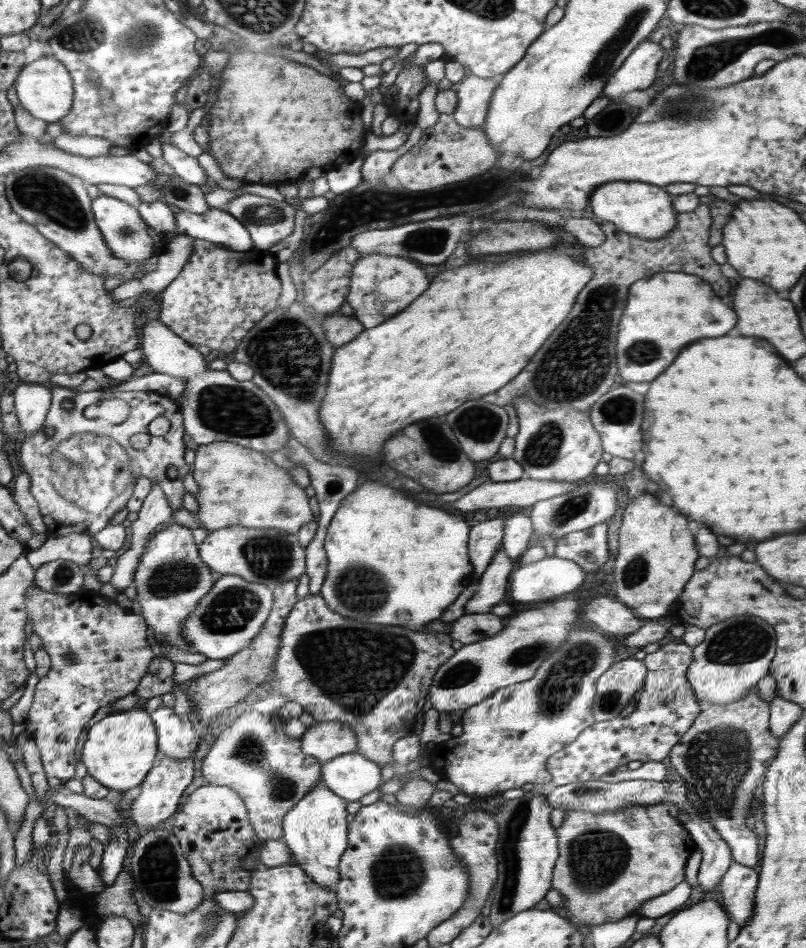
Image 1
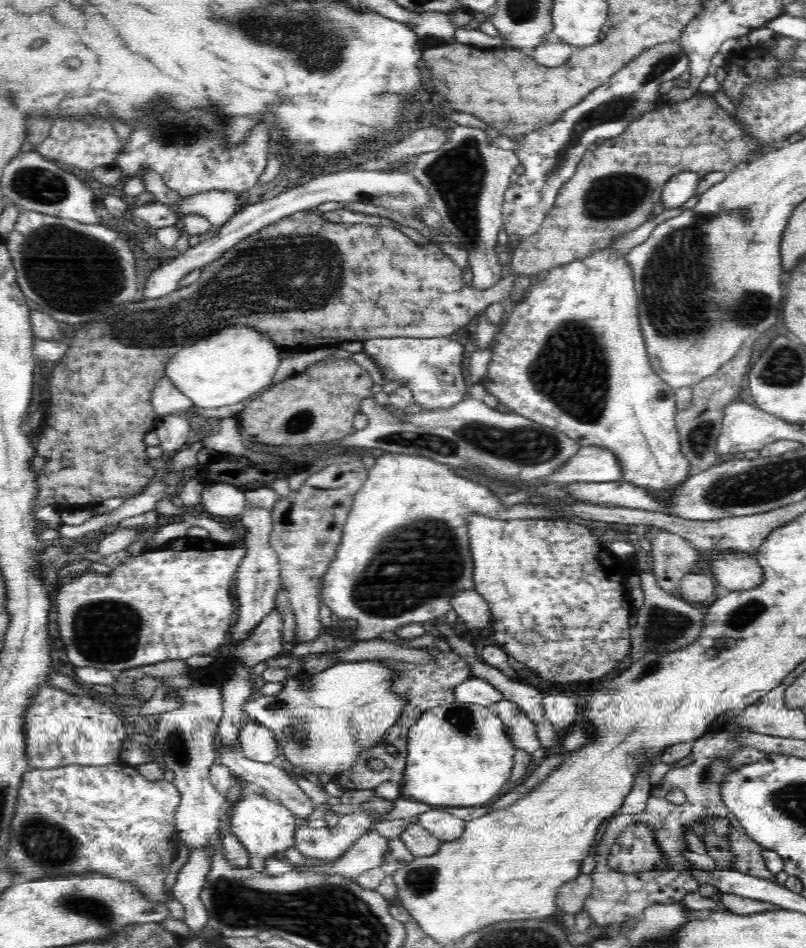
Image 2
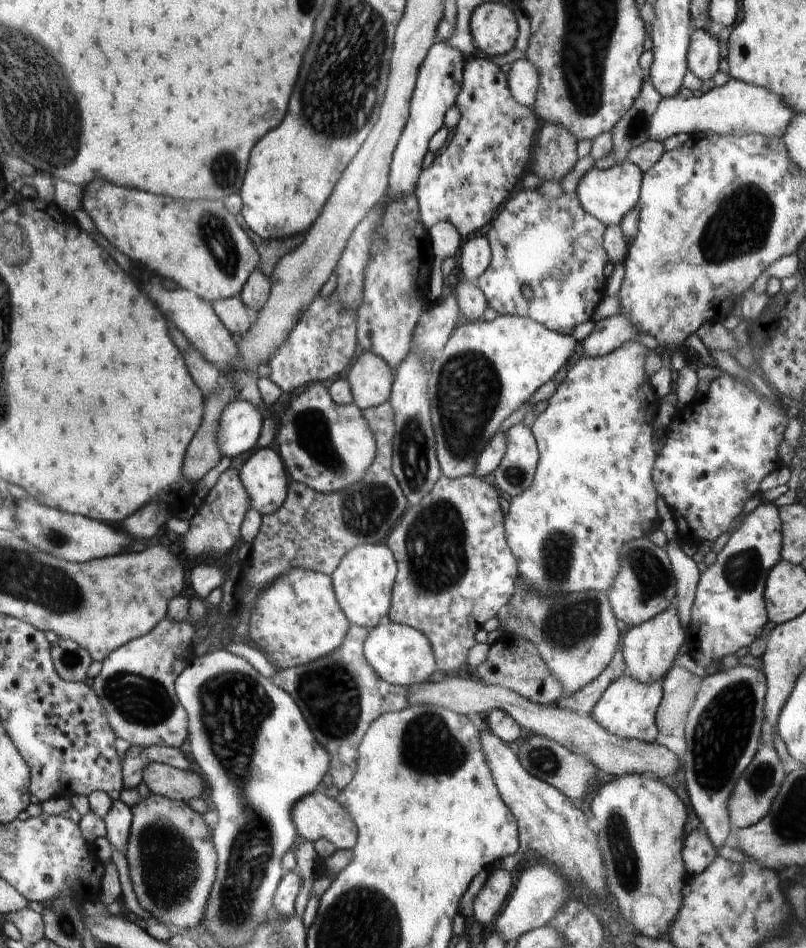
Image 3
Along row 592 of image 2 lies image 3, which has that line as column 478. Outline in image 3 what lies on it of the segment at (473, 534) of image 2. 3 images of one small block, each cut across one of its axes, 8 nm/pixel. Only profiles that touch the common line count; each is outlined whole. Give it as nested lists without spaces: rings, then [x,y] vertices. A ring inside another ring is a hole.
[[[441,475],[440,479],[434,484],[432,492],[424,496],[424,498],[420,500],[420,504],[409,506],[409,508],[406,509],[406,514],[399,519],[398,524],[394,526],[394,530],[392,530],[391,534],[384,541],[397,563],[396,587],[391,595],[391,608],[389,611],[390,620],[396,622],[396,624],[410,626],[418,630],[418,632],[422,632],[422,634],[428,638],[432,646],[436,666],[442,670],[442,672],[452,674],[458,671],[460,666],[467,663],[468,652],[476,644],[475,634],[483,628],[484,624],[488,622],[490,618],[497,616],[500,610],[503,610],[504,606],[508,604],[508,600],[510,600],[510,596],[512,596],[512,592],[514,592],[516,578],[519,578],[518,562],[516,558],[514,558],[512,550],[510,550],[508,544],[506,544],[506,534],[504,534],[505,512],[501,510],[499,503],[500,497],[501,494],[497,488],[486,482],[484,478],[468,475],[450,479]]]

